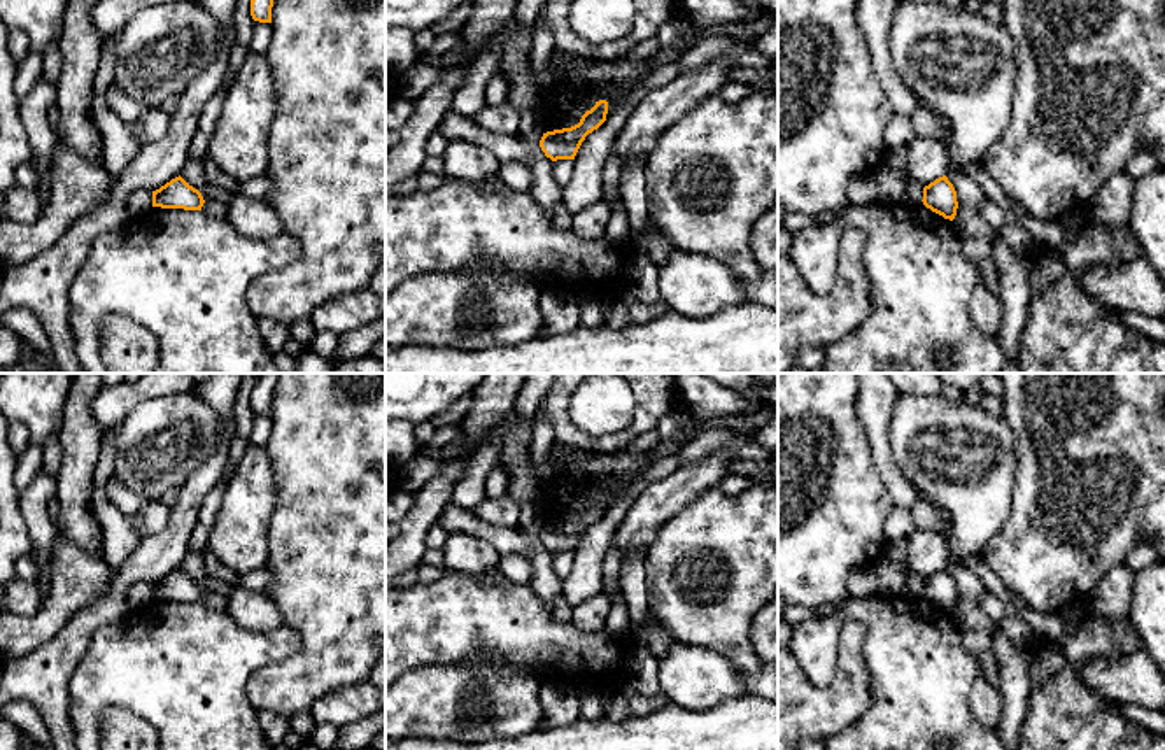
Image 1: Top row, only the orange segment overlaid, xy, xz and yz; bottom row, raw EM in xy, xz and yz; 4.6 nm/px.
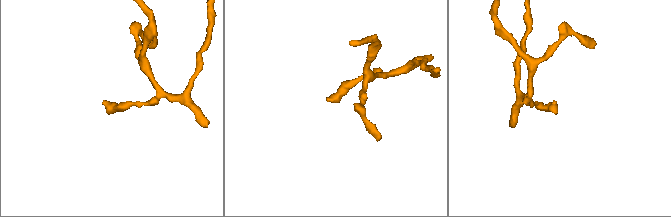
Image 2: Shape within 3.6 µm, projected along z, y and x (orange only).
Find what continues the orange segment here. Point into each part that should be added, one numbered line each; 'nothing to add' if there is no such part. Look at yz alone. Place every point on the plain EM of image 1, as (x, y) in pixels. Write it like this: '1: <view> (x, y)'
nothing to add

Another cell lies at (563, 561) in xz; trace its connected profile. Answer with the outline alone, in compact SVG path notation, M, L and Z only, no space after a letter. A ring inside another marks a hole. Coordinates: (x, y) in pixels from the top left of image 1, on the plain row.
M557 552L552 557L552 570L557 578L564 580L573 570L575 552Z

